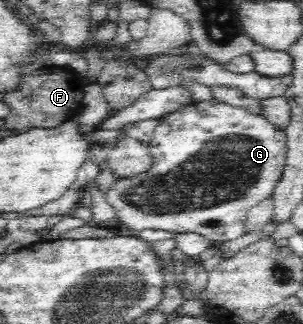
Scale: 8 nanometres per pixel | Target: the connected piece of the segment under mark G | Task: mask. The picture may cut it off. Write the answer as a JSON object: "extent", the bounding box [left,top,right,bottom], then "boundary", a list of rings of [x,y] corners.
{"extent":[105,101,286,245],"boundary":[[[197,101],[179,108],[176,112],[167,114],[165,119],[156,125],[156,128],[153,130],[152,140],[149,142],[149,151],[153,163],[146,172],[137,174],[135,177],[116,179],[115,184],[105,193],[106,200],[116,213],[115,218],[120,219],[122,224],[135,231],[148,230],[156,233],[158,230],[163,230],[164,232],[176,233],[176,235],[194,233],[204,236],[214,245],[218,245],[244,236],[248,212],[254,206],[260,204],[262,200],[272,196],[273,190],[284,172],[286,137],[285,132],[268,122],[267,118],[253,114],[245,107],[232,106],[221,101]]]}

